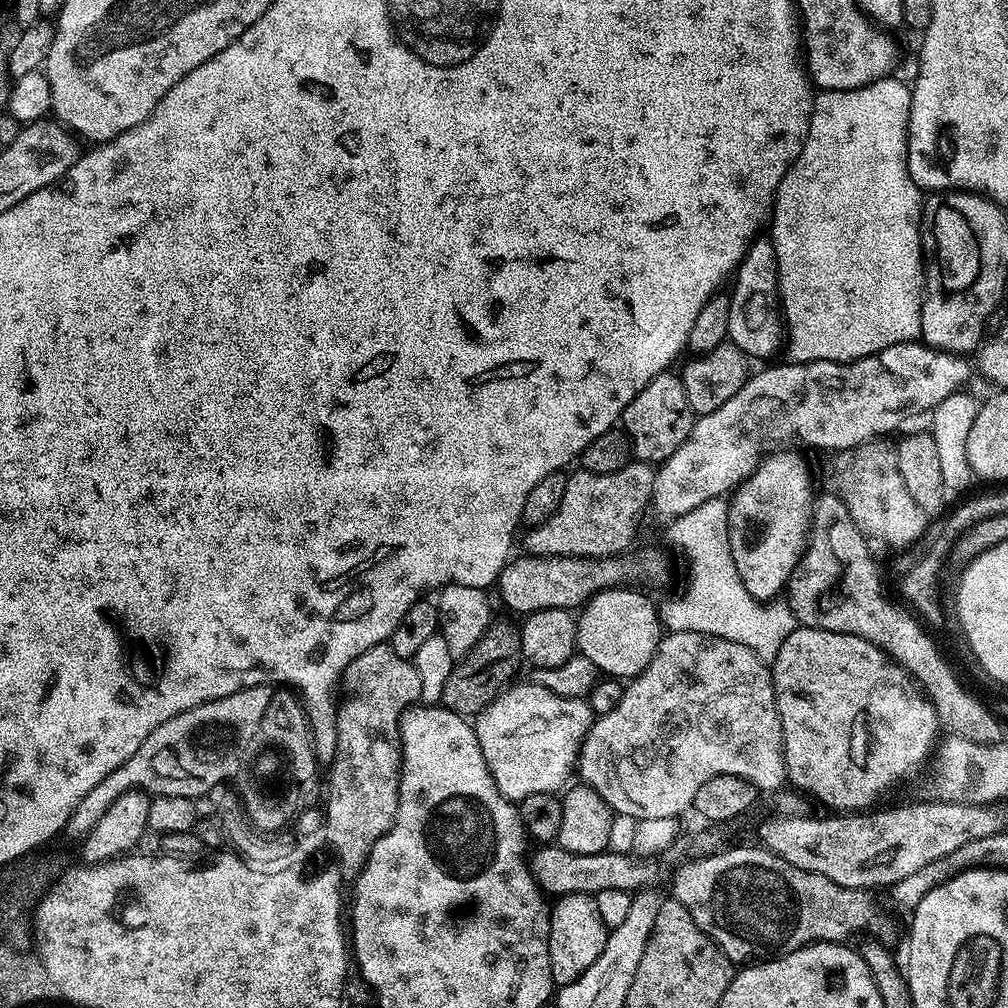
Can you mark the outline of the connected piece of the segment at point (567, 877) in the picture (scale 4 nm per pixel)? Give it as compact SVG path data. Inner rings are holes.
M540 846L536 853L531 853L530 867L532 879L545 893L553 892L553 897L569 896L575 892L594 894L598 890L626 890L635 893L649 883L652 872L647 863L628 859L613 850L605 850L598 854L574 854L559 846Z

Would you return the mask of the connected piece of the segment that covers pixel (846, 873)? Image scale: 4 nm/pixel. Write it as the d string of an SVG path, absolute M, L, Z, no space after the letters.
M925 801L884 810L832 814L830 818L777 816L761 826L761 841L769 851L800 870L822 874L847 888L876 890L878 886L892 887L926 864L958 850L958 846L974 842L974 838L990 838L990 834L1001 831L995 807Z

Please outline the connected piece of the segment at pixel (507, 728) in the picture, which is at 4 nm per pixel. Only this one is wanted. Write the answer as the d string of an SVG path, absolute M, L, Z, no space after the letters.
M516 682L505 688L474 720L476 737L497 790L513 802L524 800L530 794L559 793L569 783L568 775L571 772L573 775L577 767L580 748L584 745L586 734L592 728L593 719L592 707L587 699L578 696L559 696L539 682Z

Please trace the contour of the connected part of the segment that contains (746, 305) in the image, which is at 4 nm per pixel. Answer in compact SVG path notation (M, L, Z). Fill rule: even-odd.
M757 238L746 250L734 273L736 285L730 289L728 340L749 358L764 360L775 354L786 340L786 325L780 302L780 279L771 239Z

